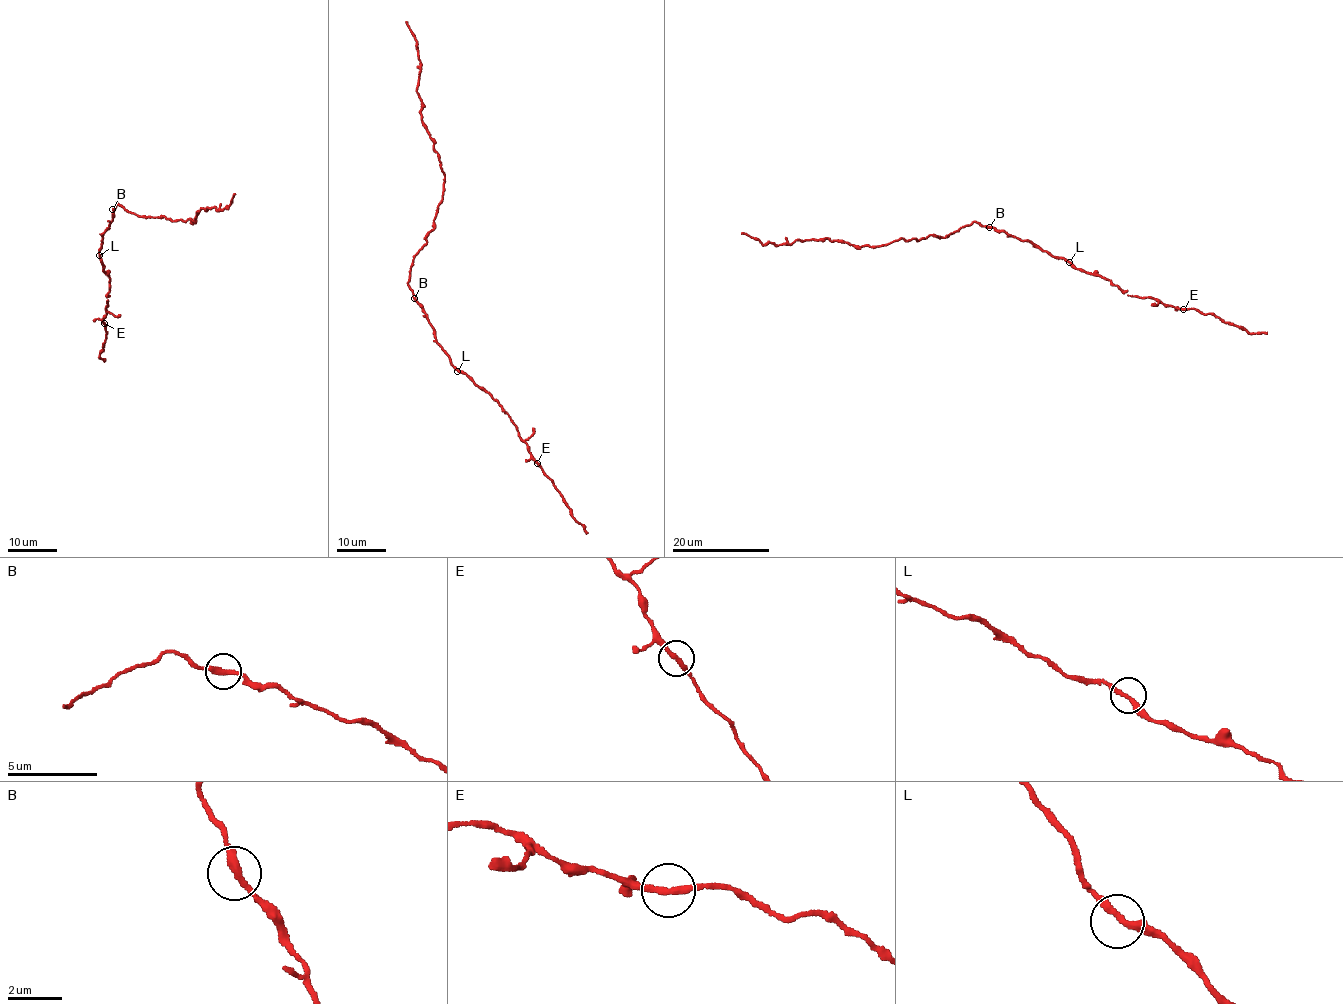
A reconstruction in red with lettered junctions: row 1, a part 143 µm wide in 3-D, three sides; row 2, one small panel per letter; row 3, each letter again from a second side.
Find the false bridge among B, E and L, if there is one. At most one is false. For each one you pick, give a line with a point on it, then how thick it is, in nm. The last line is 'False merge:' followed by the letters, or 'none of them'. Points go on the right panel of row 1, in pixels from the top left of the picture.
False merge: none of them

